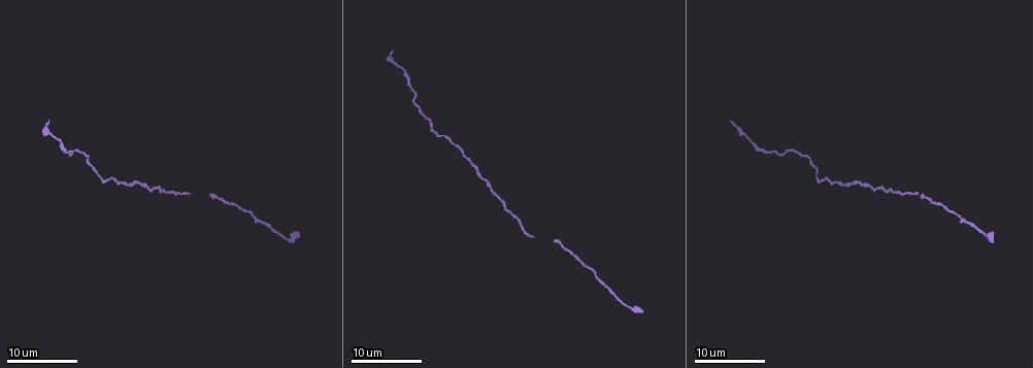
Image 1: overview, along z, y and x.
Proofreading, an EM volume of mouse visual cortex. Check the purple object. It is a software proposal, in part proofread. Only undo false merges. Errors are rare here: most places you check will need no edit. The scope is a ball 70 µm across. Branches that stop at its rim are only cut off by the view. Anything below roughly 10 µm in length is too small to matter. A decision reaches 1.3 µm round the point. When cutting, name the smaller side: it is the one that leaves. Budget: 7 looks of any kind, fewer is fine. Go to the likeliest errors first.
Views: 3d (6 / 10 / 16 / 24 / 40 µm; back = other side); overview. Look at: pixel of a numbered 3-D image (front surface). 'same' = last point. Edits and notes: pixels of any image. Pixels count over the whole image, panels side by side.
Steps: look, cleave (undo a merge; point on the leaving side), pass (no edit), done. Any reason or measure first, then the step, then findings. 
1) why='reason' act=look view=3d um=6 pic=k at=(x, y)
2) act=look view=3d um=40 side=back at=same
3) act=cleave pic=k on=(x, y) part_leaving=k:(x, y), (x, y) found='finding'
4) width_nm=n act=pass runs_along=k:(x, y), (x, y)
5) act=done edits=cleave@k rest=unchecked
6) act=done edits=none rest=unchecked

why='calibre changes' act=look view=3d um=6 pic=1 at=(566, 248)

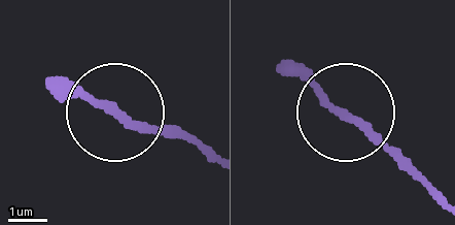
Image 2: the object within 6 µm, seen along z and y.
width_nm=180 act=pass found='continuous, no second neuron'

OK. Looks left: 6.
act=look view=3d um=16 pic=1 at=(873, 189)

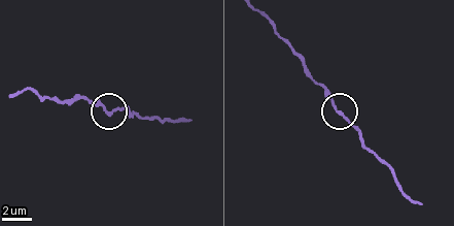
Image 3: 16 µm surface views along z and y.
act=pass found='continuous, no second neuron'

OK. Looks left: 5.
why='thick turns thin' act=look view=3d um=10 pic=1 at=(409, 85)

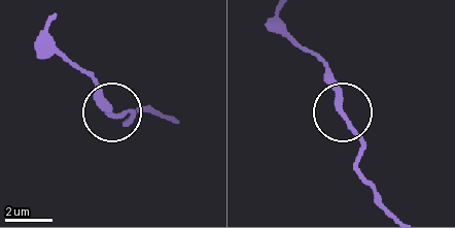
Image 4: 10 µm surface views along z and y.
act=look view=3d um=6 pic=4 at=(112, 114)

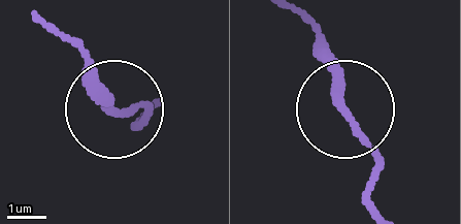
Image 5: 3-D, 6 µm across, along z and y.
act=pass found='all the same neuron'

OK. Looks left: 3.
why='sudden change in width' act=look view=3d um=6 pic=1 at=(845, 183)

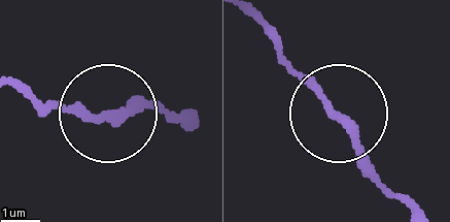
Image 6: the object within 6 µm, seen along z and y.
why='from behind' act=look view=3d um=6 side=back pic=6 at=(330, 109)

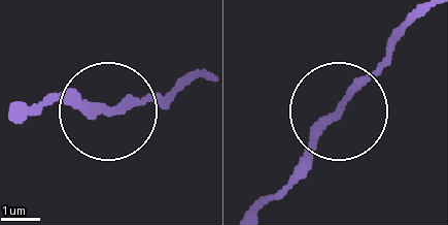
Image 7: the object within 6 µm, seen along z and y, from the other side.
width_nm=230 act=pass runs_along=7:(28, 116), (61, 96), (116, 106), (172, 96) found='continuous, no second neuron'

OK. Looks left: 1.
act=done edits=none rest=unchecked

